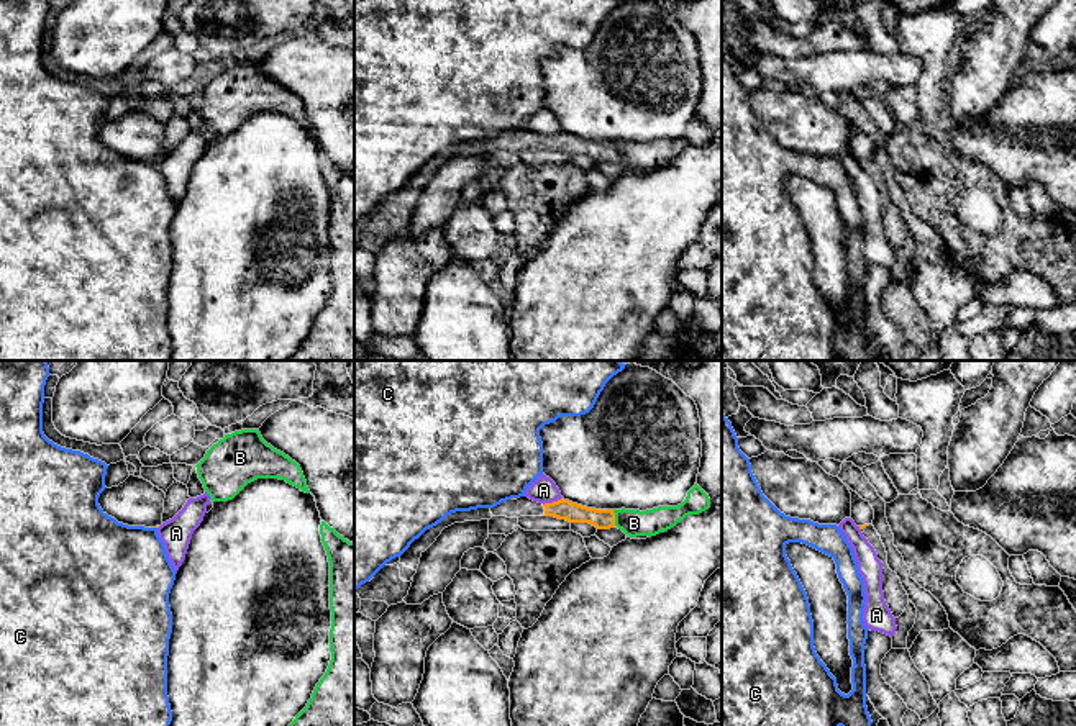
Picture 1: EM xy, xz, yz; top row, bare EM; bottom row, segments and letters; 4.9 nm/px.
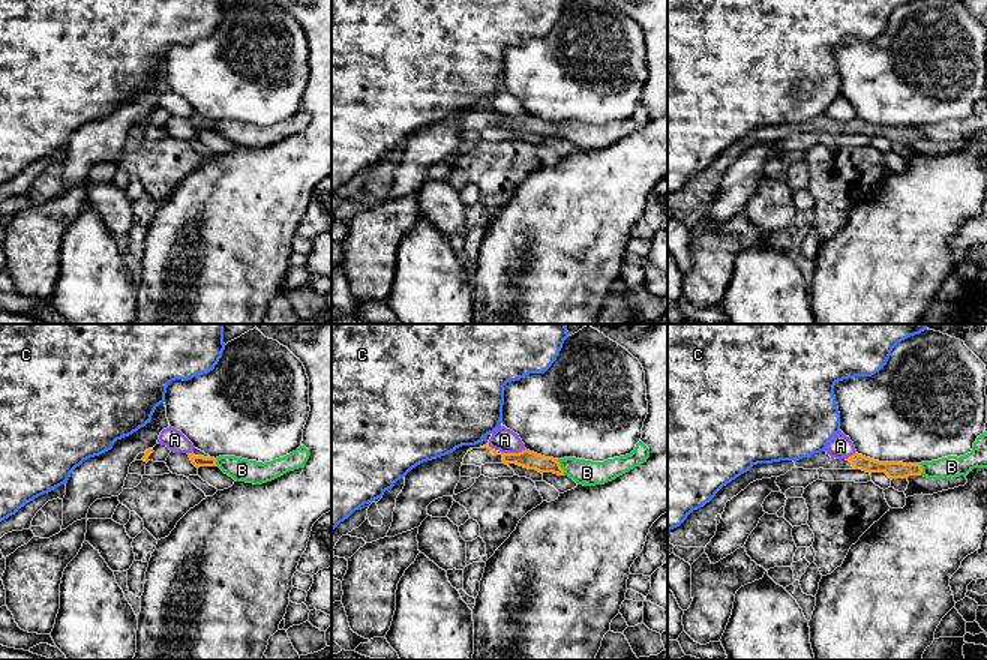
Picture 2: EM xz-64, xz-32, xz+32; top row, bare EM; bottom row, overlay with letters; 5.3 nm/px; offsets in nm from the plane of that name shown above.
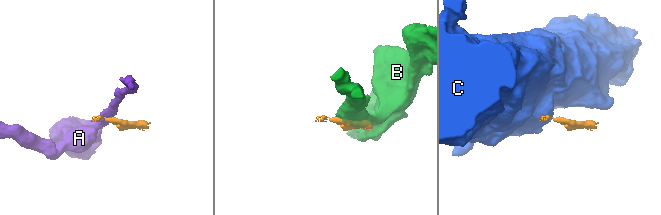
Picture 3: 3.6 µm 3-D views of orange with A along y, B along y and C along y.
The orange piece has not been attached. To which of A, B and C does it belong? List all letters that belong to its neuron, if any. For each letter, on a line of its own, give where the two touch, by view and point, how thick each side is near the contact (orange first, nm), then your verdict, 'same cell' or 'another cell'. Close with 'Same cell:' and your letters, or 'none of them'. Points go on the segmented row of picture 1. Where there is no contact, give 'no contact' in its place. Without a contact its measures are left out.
A: meets orange in xz at (553, 502); 100 nm thick on the orange side, 130 nm on the other; another cell
B: meets orange in xz at (614, 518); 100 nm thick on the orange side, 130 nm on the other; another cell
C: meets orange in xz at (512, 499); 20 nm thick on the orange side, 500 nm on the other; another cell
Same cell: none of them

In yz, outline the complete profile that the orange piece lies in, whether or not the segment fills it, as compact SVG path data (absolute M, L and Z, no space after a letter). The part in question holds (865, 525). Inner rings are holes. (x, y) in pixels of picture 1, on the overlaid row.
M873 524L859 526L863 536L874 547L878 559L882 562L882 592L884 601L889 606L894 618L899 618L909 605L909 595L904 590L900 579L887 565L887 552L881 541L881 536Z

